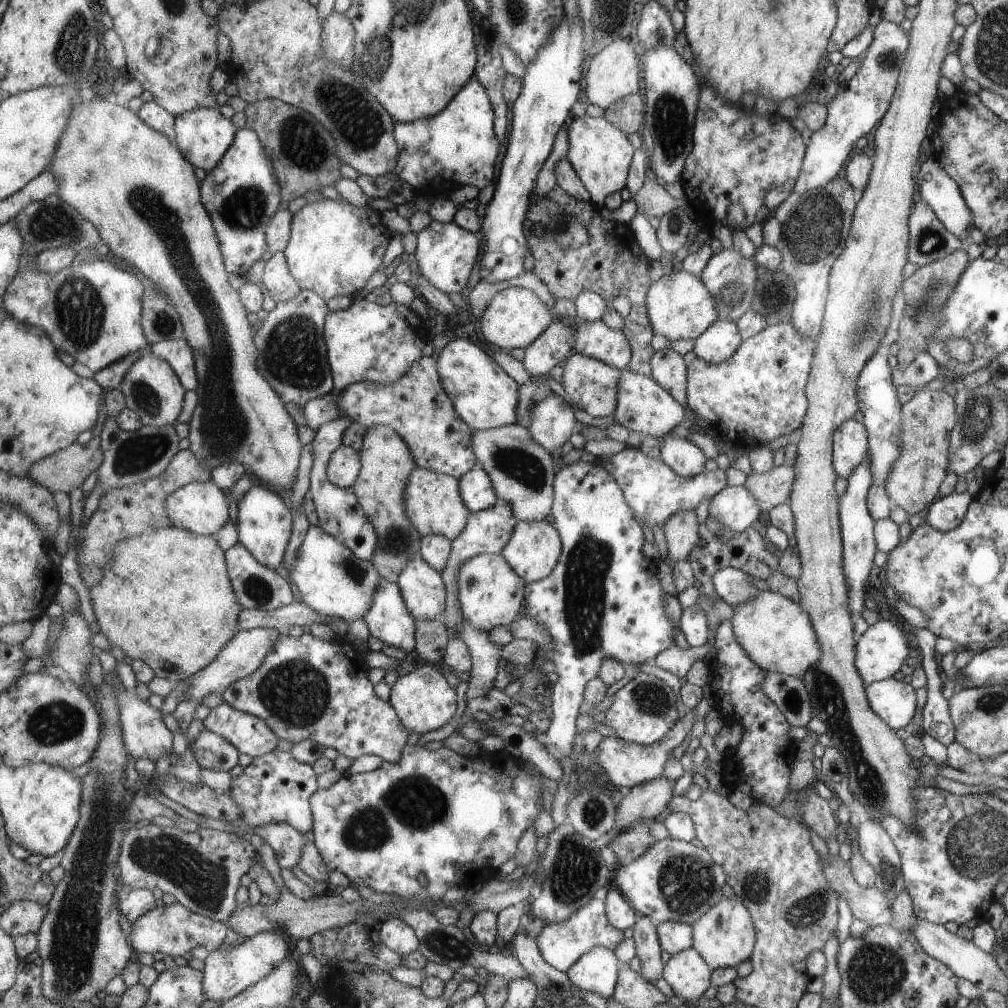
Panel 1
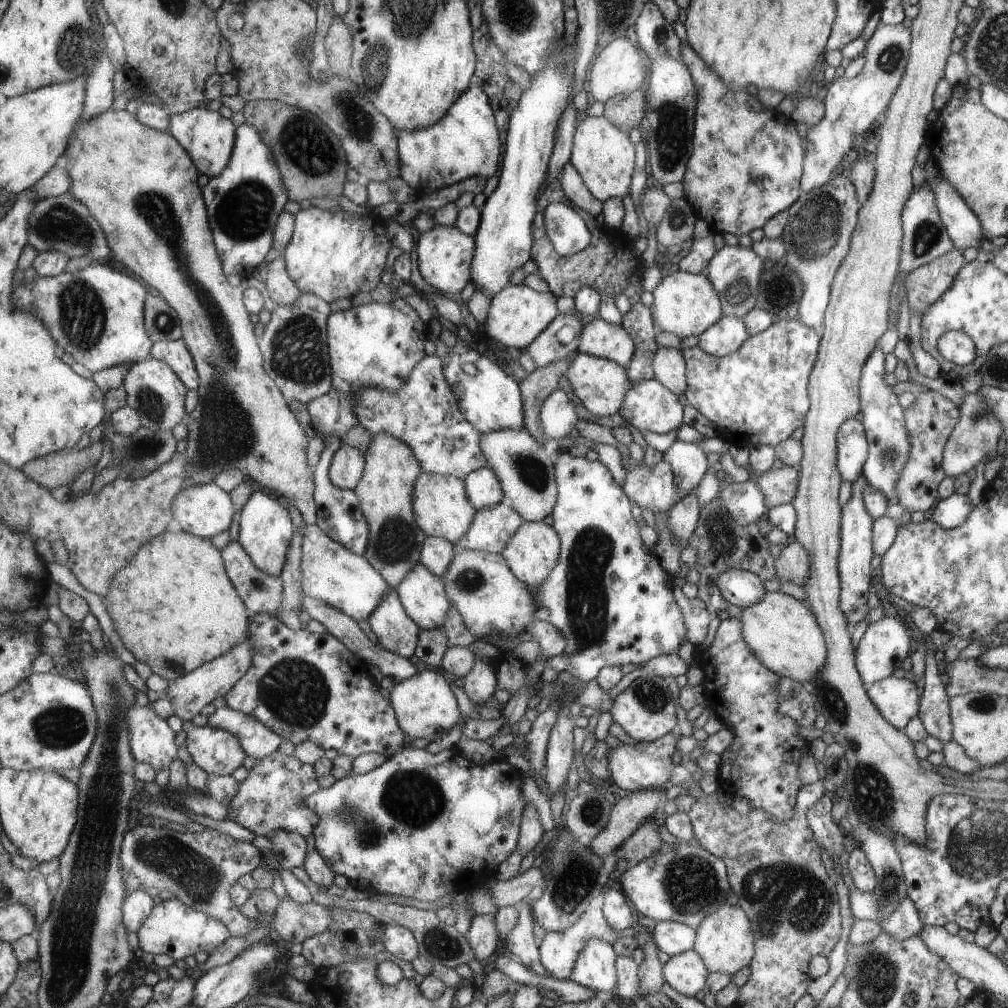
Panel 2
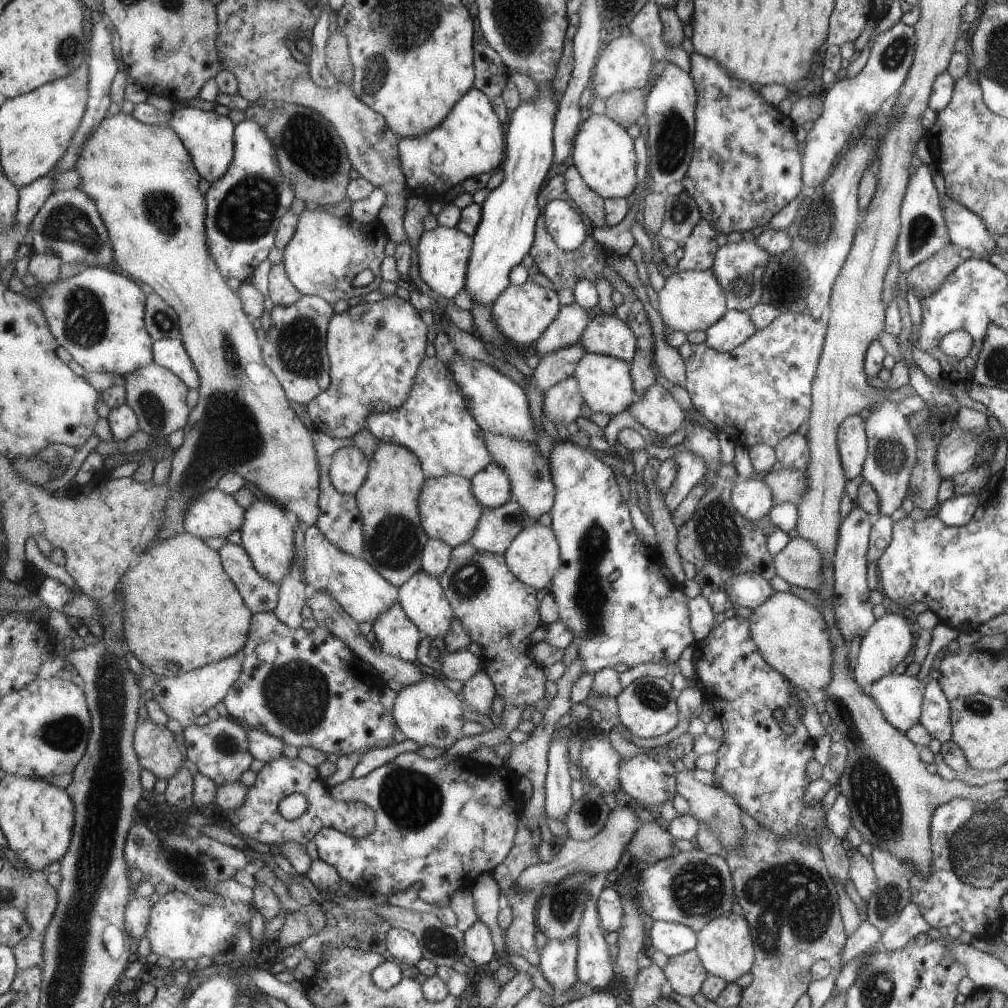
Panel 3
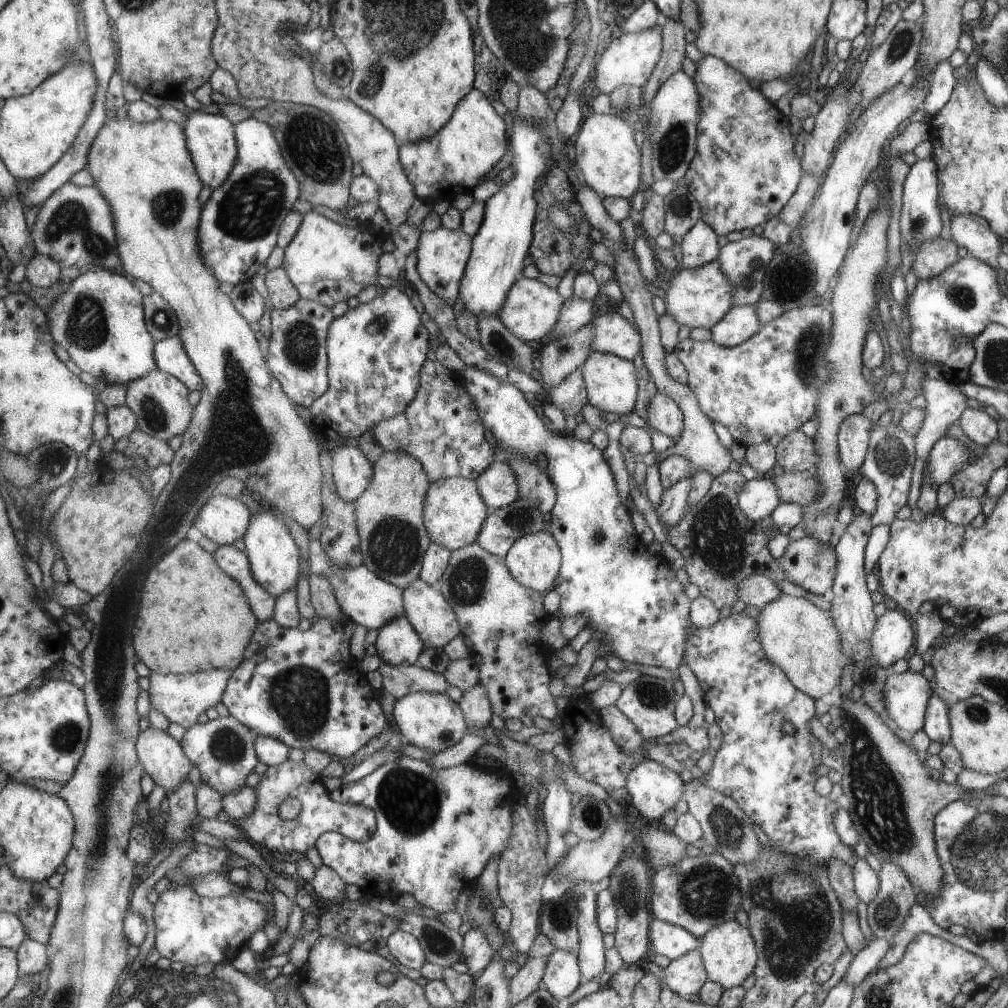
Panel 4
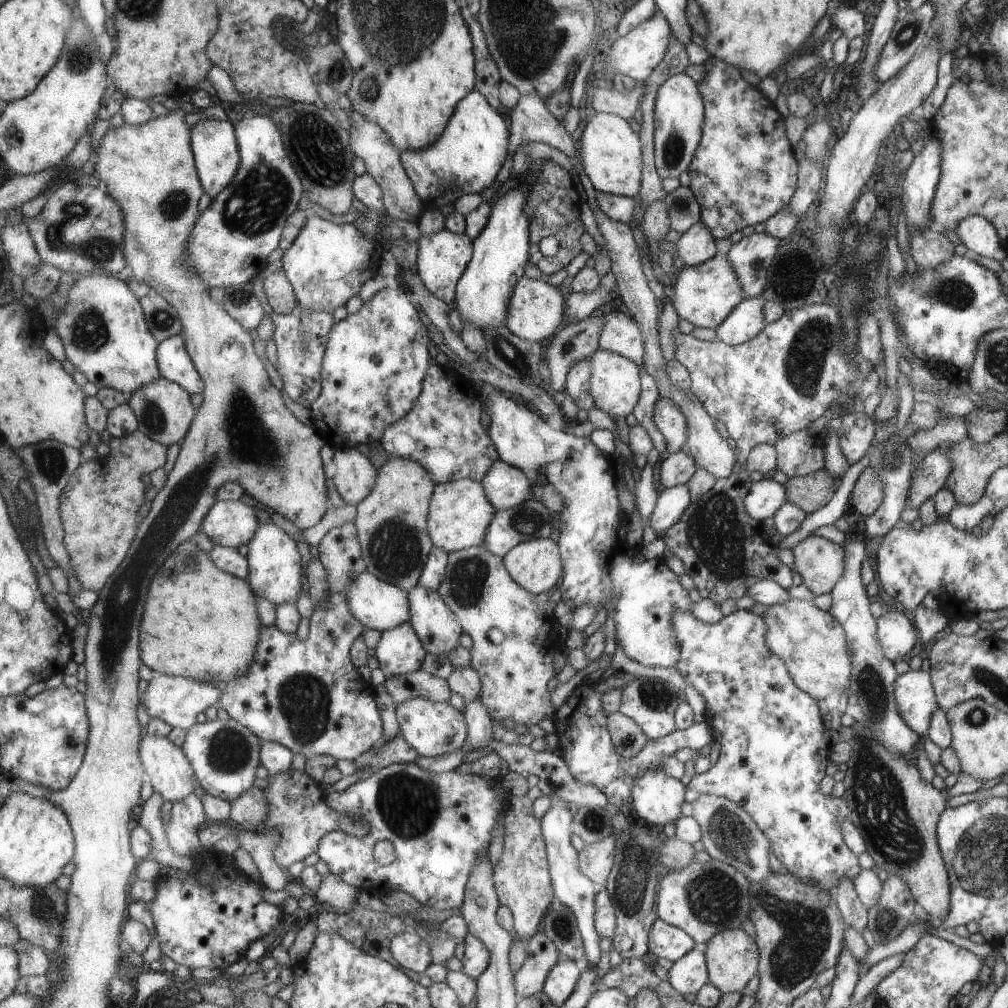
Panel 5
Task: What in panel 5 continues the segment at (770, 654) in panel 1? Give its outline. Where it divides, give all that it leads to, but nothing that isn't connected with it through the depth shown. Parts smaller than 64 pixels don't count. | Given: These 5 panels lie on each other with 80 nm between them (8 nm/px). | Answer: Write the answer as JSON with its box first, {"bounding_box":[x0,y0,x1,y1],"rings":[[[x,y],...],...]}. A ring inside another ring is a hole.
{"bounding_box":[762,598,852,700],"rings":[[[790,598],[784,603],[771,605],[762,617],[768,628],[767,635],[764,636],[765,644],[768,645],[769,652],[784,661],[789,676],[792,677],[797,688],[808,693],[815,700],[824,700],[833,690],[837,690],[837,695],[847,690],[847,682],[850,681],[849,668],[852,668],[852,664],[849,664],[847,638],[844,628],[841,628],[832,614],[827,614],[827,611],[823,612],[818,607],[815,608],[811,601]]]}

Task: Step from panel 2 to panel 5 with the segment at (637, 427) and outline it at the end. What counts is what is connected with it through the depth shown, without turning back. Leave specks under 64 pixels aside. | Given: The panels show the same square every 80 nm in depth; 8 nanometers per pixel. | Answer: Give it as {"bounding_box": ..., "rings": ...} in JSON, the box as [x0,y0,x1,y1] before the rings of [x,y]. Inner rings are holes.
{"bounding_box":[652,395,688,456],"rings":[[[661,395],[654,402],[652,411],[656,429],[664,436],[667,444],[663,456],[679,451],[688,436],[683,410],[670,398]]]}

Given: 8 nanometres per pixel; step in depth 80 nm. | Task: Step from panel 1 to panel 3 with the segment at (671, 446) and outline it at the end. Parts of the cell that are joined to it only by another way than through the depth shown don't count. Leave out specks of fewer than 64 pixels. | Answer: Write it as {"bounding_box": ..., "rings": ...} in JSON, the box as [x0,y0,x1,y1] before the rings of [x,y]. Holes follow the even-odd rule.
{"bounding_box":[664,451,707,514],"rings":[[[677,451],[671,458],[676,461],[676,478],[664,492],[664,503],[670,514],[707,471],[701,459],[686,451]]]}

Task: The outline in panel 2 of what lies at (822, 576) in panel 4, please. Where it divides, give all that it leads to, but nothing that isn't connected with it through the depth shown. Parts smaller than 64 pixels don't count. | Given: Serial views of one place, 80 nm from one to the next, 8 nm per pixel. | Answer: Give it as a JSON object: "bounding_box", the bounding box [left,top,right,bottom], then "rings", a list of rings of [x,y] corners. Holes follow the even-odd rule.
{"bounding_box":[776,540,807,586],"rings":[[[793,540],[785,545],[776,560],[777,577],[802,586],[807,578],[807,552],[799,542]]]}

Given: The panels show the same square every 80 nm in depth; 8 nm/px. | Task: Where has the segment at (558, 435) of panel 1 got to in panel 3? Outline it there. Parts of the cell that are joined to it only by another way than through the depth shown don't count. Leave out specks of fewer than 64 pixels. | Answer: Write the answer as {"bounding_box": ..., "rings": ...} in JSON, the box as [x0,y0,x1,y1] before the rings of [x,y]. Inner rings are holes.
{"bounding_box":[544,374,585,426],"rings":[[[573,374],[546,392],[544,414],[553,424],[561,421],[566,426],[581,416],[585,403],[577,377]]]}

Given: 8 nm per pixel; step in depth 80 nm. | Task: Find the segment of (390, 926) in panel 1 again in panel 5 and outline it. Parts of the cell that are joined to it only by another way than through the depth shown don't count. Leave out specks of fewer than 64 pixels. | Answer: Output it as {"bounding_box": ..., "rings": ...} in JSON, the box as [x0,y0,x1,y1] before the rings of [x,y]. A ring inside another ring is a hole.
{"bounding_box":[390,931,434,974],"rings":[[[413,931],[397,935],[390,944],[395,960],[405,970],[424,974],[434,962],[428,940]]]}

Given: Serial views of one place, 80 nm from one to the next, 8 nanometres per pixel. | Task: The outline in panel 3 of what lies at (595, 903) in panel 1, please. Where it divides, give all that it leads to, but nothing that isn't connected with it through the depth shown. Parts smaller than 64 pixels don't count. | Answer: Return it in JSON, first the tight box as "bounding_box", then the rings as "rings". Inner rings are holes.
{"bounding_box":[539,934,579,996],"rings":[[[578,934],[566,941],[550,939],[548,946],[541,950],[539,969],[557,996],[567,993],[572,987],[579,984],[579,955]]]}

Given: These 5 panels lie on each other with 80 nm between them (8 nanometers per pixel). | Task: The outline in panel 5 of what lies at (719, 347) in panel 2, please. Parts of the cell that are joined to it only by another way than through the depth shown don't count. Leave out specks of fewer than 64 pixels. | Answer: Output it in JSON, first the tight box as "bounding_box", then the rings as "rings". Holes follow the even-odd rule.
{"bounding_box":[715,294,767,345],"rings":[[[761,294],[747,297],[715,328],[716,338],[726,345],[738,345],[752,339],[767,322],[764,320],[764,302]]]}

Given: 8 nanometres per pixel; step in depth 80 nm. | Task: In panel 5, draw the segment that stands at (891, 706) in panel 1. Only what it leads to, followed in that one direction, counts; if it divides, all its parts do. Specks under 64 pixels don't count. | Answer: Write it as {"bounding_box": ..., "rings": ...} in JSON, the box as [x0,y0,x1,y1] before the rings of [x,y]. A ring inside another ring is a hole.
{"bounding_box":[894,669,938,736],"rings":[[[910,669],[897,675],[894,683],[897,710],[905,724],[920,736],[928,731],[929,719],[938,707],[931,681],[926,671]]]}

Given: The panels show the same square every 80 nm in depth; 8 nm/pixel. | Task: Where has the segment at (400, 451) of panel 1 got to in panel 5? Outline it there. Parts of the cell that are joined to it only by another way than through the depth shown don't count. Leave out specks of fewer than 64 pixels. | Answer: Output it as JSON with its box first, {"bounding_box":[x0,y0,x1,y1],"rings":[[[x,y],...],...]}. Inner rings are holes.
{"bounding_box":[355,458,436,592],"rings":[[[393,458],[378,469],[373,492],[357,506],[355,523],[368,571],[379,580],[409,592],[420,584],[427,559],[436,545],[429,532],[429,517],[436,482],[417,461]]]}

